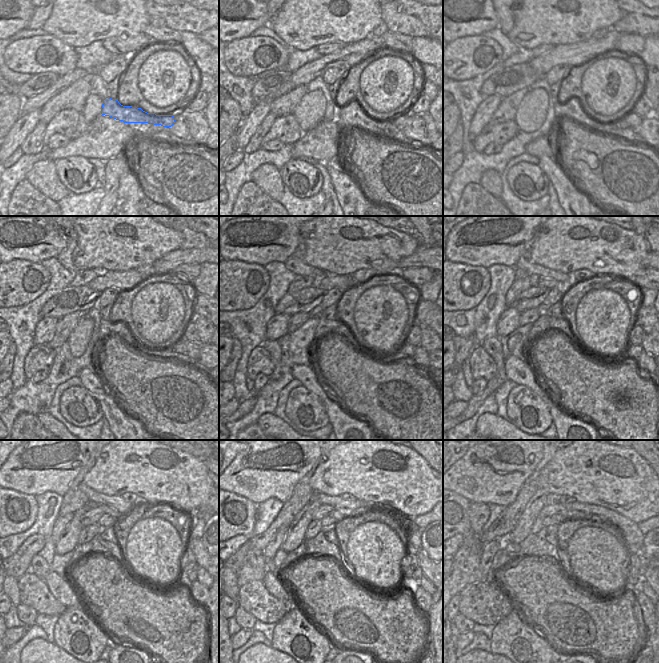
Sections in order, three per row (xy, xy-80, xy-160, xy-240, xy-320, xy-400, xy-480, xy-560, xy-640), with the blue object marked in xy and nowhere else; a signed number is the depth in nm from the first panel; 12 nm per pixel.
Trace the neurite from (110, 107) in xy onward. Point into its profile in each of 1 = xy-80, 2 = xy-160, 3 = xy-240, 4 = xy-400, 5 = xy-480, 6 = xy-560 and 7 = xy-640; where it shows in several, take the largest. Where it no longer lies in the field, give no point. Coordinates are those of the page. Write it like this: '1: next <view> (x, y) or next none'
1: next xy-80 (400, 121)
2: next xy-160 (633, 120)
3: next xy-240 (192, 349)
4: next xy-400 (646, 362)
5: next xy-480 (198, 591)
6: next xy-560 (422, 598)
7: next xy-640 (644, 605)

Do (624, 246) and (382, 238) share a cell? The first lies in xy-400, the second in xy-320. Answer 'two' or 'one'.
one

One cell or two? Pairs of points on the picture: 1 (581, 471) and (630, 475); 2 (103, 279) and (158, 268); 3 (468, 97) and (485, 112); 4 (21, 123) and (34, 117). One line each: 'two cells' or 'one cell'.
1: one cell
2: one cell
3: two cells
4: one cell

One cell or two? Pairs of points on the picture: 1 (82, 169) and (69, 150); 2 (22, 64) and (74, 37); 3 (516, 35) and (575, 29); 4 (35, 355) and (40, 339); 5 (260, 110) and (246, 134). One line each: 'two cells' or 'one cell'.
1: two cells
2: two cells
3: one cell
4: two cells
5: one cell

